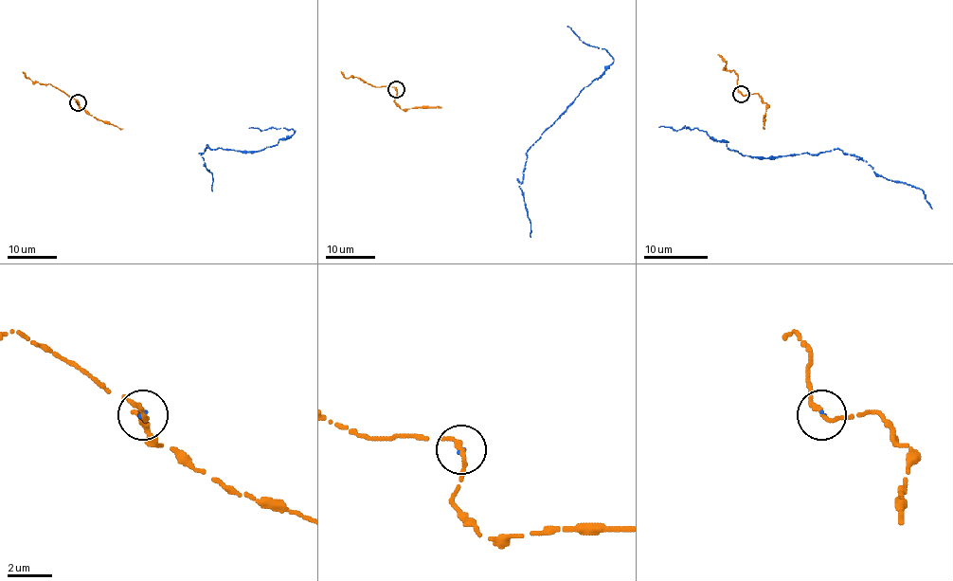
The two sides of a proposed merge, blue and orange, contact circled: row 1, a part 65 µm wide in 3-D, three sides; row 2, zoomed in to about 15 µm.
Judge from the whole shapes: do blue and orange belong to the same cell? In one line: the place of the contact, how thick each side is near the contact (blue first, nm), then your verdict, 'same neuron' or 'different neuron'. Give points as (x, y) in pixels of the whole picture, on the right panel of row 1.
(741, 94) | 100/190 nm | same neuron

